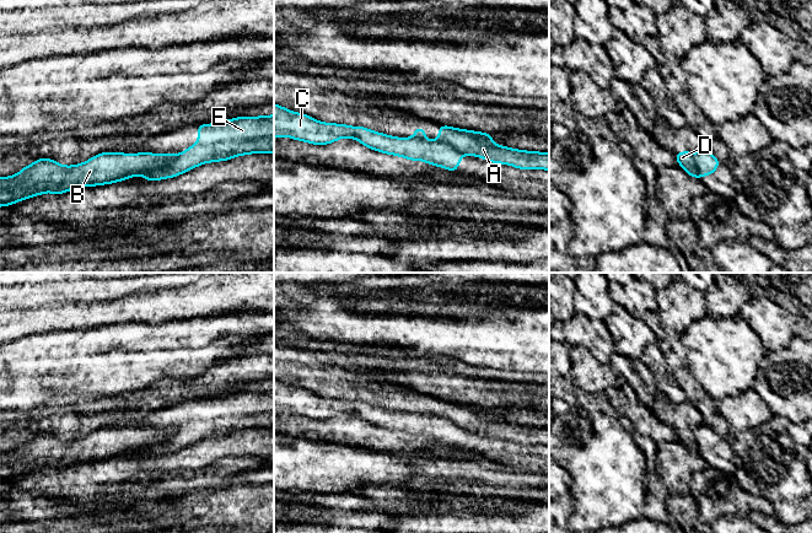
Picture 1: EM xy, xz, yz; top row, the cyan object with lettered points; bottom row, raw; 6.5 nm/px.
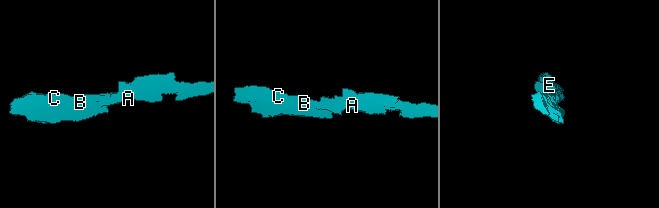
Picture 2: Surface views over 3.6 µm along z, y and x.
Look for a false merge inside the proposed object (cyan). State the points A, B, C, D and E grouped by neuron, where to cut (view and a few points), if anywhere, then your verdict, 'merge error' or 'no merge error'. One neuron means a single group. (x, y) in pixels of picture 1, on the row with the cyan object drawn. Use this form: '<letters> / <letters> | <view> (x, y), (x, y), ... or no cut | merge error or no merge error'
A D E / B C | xy (176, 155), (163, 166), (154, 168), (143, 176) | merge error

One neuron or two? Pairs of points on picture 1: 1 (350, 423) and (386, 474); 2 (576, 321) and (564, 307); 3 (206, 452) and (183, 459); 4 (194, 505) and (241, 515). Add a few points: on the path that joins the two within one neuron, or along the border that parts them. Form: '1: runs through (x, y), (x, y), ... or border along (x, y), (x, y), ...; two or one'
1: border along (339, 442), (396, 453); two
2: border along (574, 312), (562, 321); two
3: runs through (200, 455), (189, 458); one
4: runs through (205, 513), (230, 513); one

